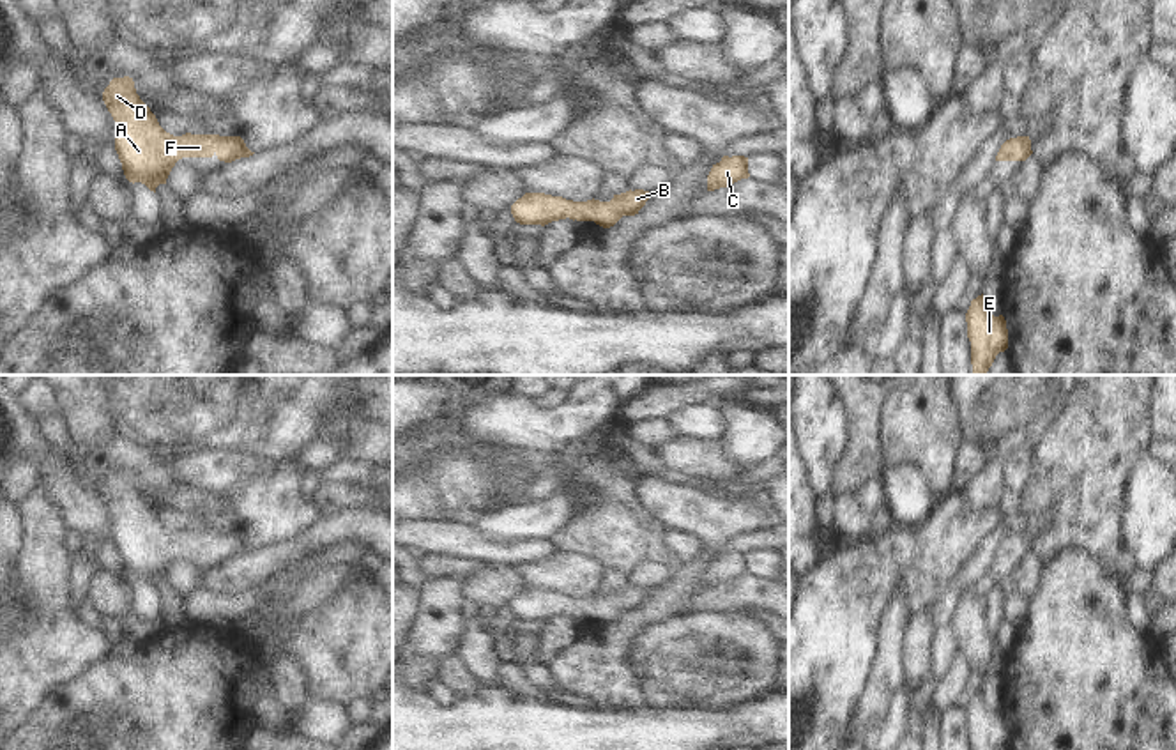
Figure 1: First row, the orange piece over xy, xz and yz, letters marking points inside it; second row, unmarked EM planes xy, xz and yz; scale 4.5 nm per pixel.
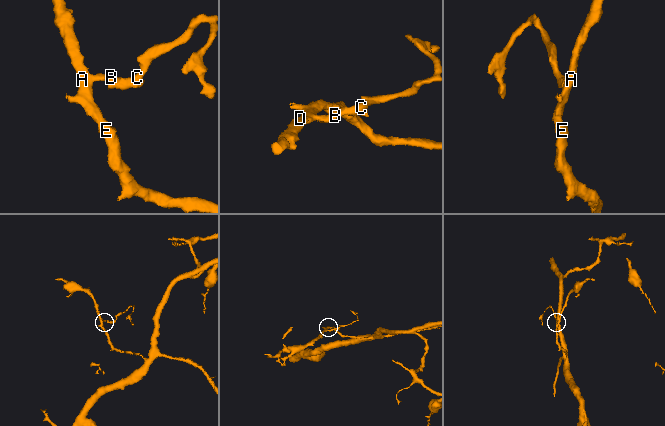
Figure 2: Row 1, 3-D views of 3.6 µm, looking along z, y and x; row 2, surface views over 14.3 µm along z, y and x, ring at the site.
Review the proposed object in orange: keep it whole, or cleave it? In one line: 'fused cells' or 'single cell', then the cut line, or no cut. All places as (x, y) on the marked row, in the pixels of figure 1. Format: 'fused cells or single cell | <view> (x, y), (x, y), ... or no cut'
single cell | no cut

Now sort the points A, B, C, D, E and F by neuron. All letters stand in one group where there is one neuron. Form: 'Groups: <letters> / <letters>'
Groups: A B C D E F.

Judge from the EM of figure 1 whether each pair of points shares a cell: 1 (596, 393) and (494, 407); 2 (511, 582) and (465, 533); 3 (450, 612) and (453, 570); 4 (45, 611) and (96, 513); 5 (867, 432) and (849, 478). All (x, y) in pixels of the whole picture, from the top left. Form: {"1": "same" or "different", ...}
{"1": "same", "2": "different", "3": "different", "4": "different", "5": "same"}

